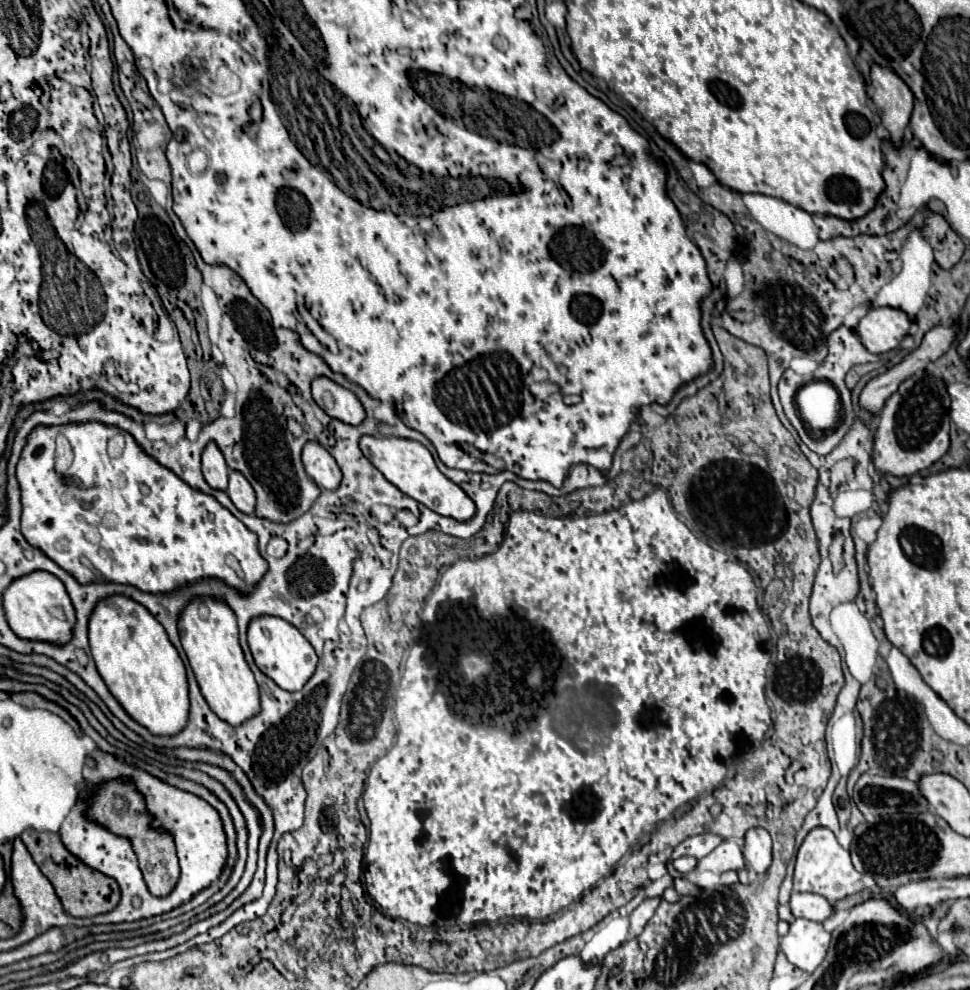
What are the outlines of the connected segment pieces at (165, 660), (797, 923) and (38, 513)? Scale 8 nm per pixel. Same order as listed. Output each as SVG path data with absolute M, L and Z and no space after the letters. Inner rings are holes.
M124 595L100 599L88 619L94 663L126 713L154 735L176 735L188 721L188 681L176 647L144 605Z
M794 919L790 931L780 937L780 951L796 967L812 973L824 959L830 943L830 933L824 931L822 923L808 919Z
M86 421L34 427L16 465L16 479L22 493L22 535L80 583L102 581L102 577L106 577L116 583L136 585L142 591L170 593L184 583L218 577L238 591L252 591L254 583L262 579L268 569L266 559L258 551L256 533L222 507L216 497L192 489L176 477L176 473L164 469L158 461L152 461L152 457L136 445L136 439L130 433L124 433L114 425ZM58 433L68 437L74 451L74 461L64 473L54 469ZM116 433L124 435L126 447L120 457L112 459L106 447Z

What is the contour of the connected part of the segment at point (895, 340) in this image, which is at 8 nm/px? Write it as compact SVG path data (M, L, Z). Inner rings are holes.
M870 307L854 331L870 353L888 353L898 347L908 333L908 327L910 317L904 311L892 307Z

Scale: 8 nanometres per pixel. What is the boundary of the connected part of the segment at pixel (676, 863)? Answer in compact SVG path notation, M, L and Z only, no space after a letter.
M678 857L678 859L674 859L672 861L672 867L678 871L678 873L690 873L690 871L694 871L694 867L696 867L696 859L694 857Z

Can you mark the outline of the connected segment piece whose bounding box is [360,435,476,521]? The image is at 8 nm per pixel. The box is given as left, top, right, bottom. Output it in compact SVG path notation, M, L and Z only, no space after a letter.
M362 435L360 437L360 449L364 457L392 483L396 485L402 493L410 495L412 499L420 501L422 505L430 507L432 511L454 517L456 521L468 521L474 517L476 505L472 499L448 477L444 477L436 463L432 453L418 441L404 439L404 437L376 437L376 435Z

